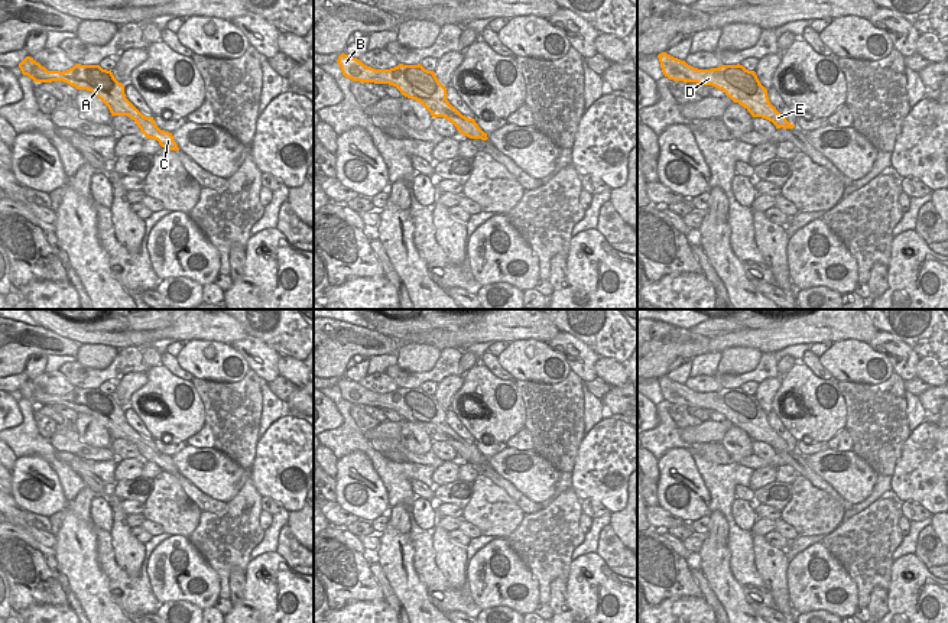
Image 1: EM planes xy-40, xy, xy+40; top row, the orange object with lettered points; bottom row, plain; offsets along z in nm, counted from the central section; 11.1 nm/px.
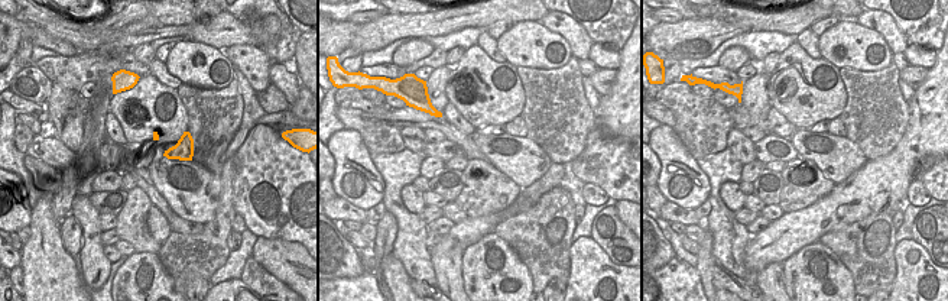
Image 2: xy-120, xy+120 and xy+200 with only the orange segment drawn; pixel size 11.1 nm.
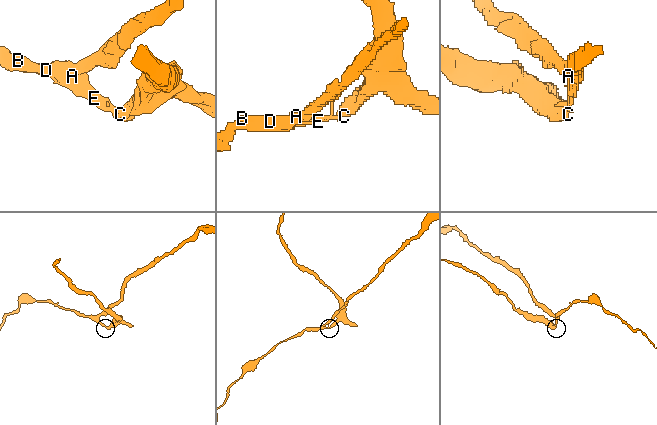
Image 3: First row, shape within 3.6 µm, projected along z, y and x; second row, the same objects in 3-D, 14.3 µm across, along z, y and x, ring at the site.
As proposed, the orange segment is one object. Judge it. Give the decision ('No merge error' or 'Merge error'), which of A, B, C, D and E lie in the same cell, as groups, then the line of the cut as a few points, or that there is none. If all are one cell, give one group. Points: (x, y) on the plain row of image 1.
Merge error. Groups: A B D E / C. Split along xy-40 (158, 451), (146, 461).

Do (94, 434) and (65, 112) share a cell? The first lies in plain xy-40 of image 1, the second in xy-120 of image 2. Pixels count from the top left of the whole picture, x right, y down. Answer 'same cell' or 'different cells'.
same cell

